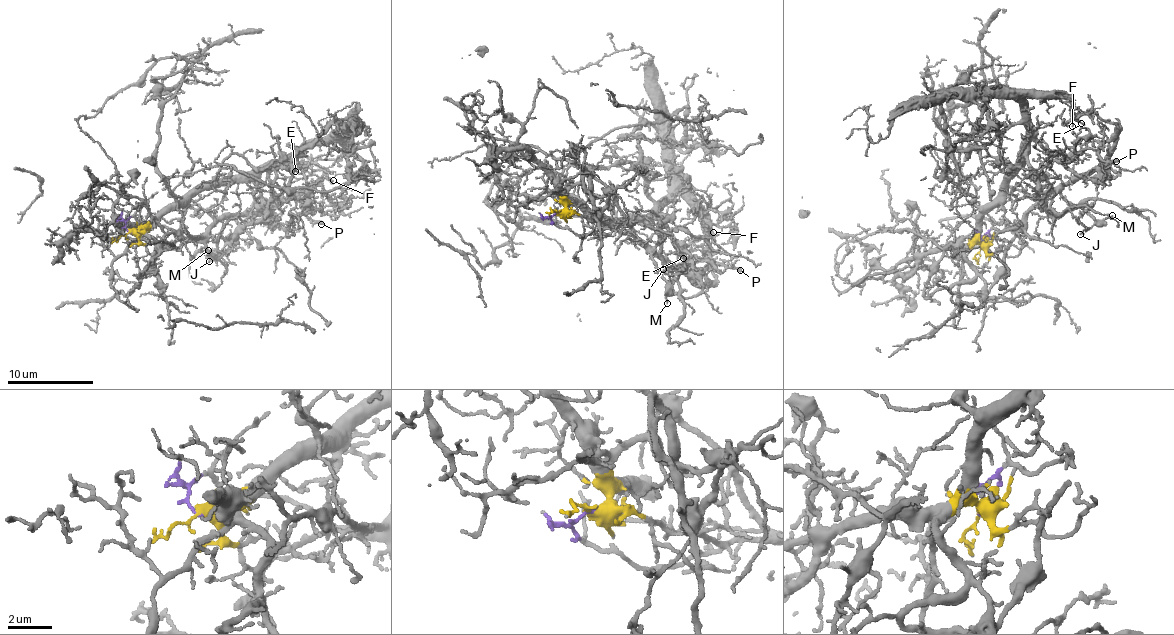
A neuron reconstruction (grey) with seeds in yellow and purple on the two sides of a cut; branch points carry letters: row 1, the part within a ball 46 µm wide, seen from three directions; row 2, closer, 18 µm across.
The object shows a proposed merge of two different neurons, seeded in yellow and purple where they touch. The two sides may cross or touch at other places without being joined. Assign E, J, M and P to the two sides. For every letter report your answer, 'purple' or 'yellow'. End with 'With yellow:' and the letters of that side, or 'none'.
E: purple
J: purple
M: purple
P: purple
With yellow: none

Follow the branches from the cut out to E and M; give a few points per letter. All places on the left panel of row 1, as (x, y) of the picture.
E: (127, 232), (125, 224), (130, 217), (201, 238), (227, 216), (271, 213), (325, 173), (294, 172)
M: (127, 232), (125, 224), (130, 217), (166, 226), (185, 236), (201, 238), (227, 216), (214, 251), (207, 250)

